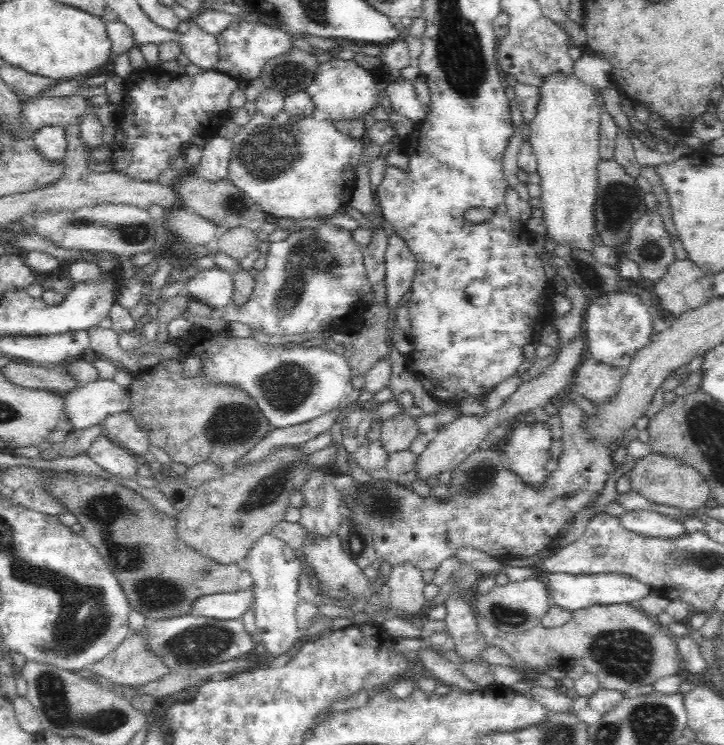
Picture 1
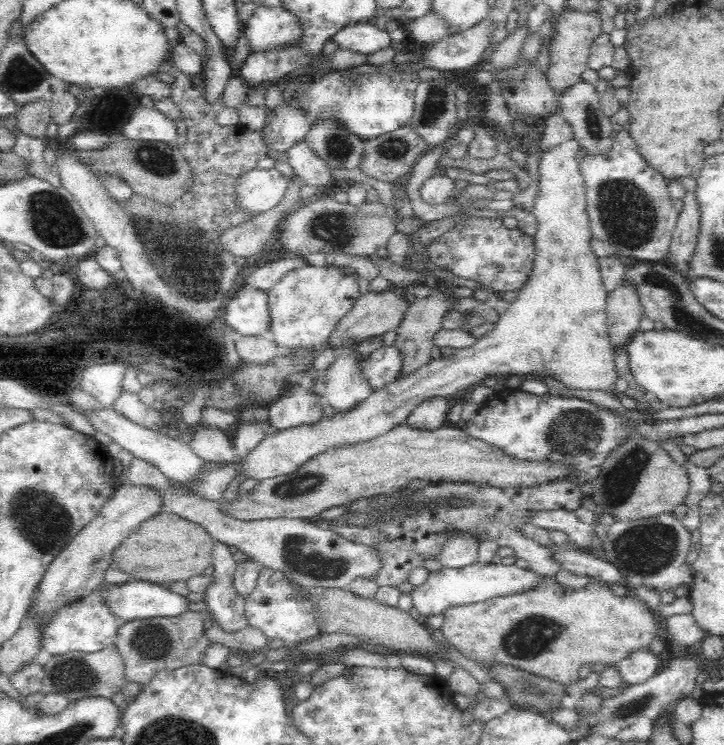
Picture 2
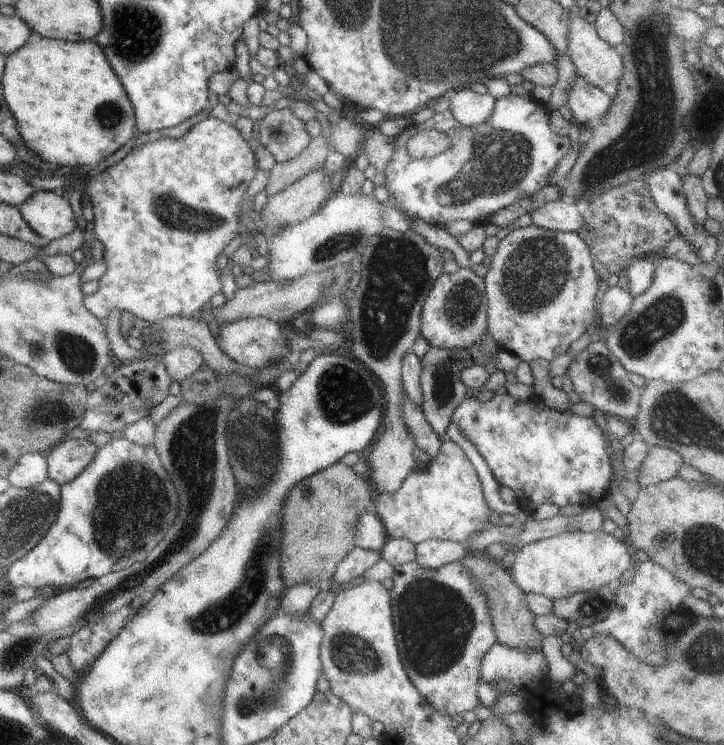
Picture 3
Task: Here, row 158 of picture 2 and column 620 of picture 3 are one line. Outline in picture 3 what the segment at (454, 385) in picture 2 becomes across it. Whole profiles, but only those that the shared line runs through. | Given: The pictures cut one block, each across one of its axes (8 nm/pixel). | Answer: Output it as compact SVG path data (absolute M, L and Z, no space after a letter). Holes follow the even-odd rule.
M603 530L560 533L527 544L513 555L510 574L516 586L523 593L536 593L552 600L616 584L636 561L624 541Z

